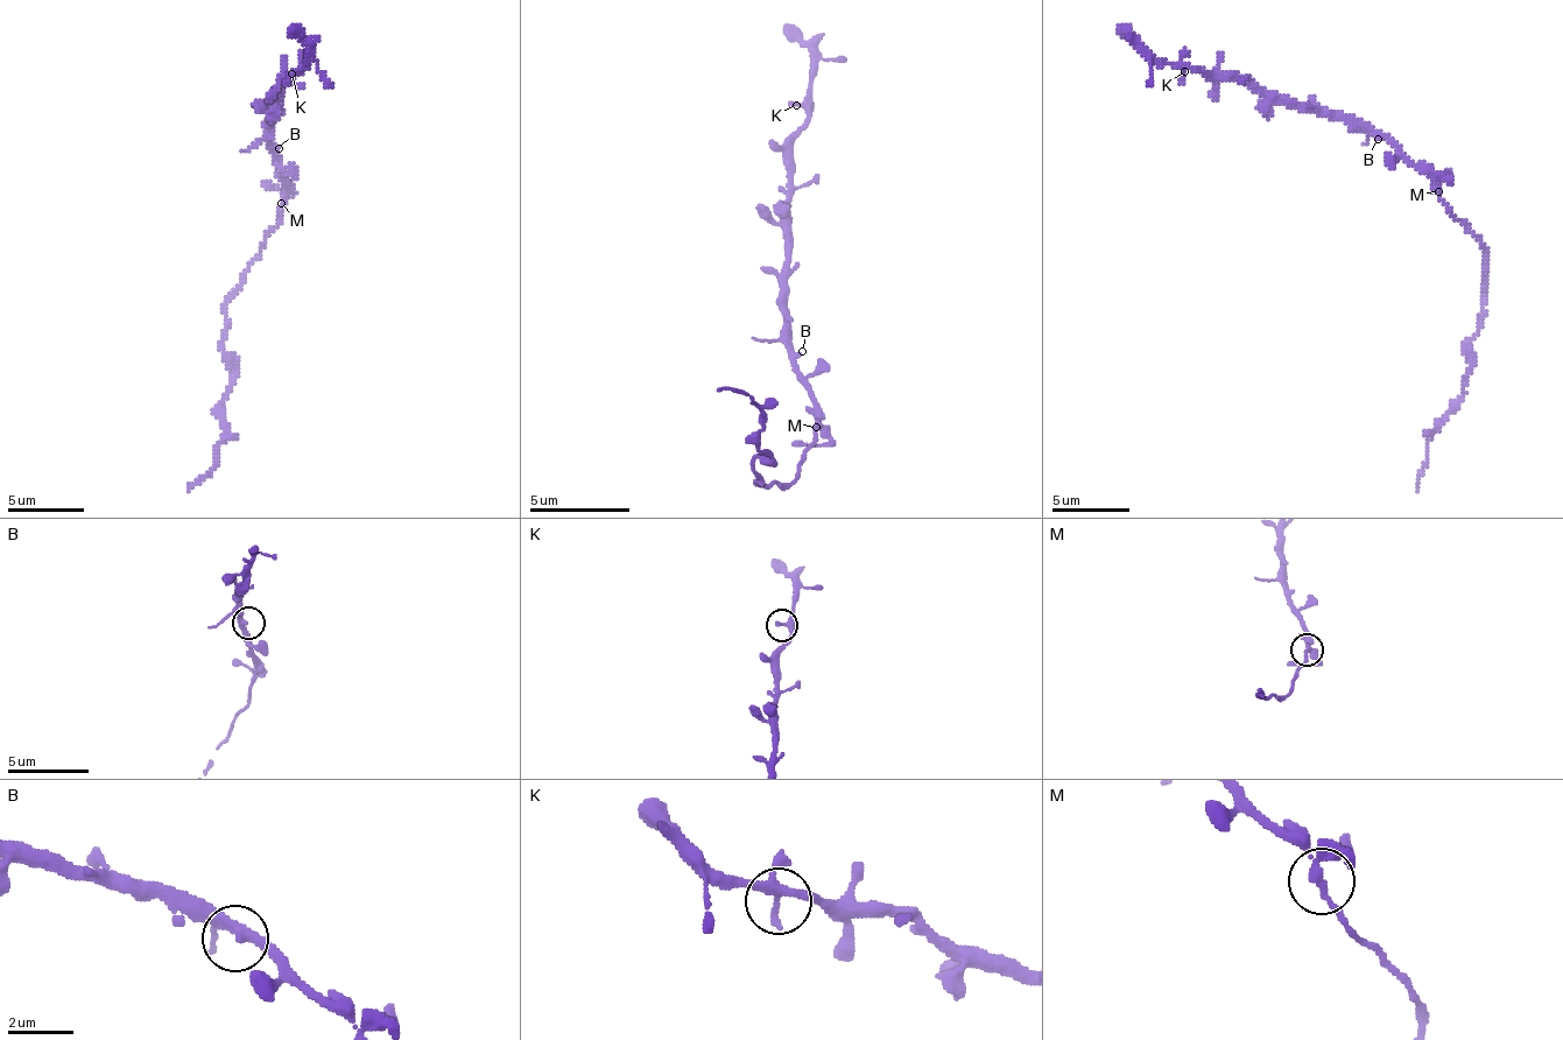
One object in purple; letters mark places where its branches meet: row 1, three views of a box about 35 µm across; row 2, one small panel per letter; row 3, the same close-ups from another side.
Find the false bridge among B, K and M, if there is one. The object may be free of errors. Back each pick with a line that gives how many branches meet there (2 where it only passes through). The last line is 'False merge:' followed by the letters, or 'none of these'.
M: branches 2
False merge: M

